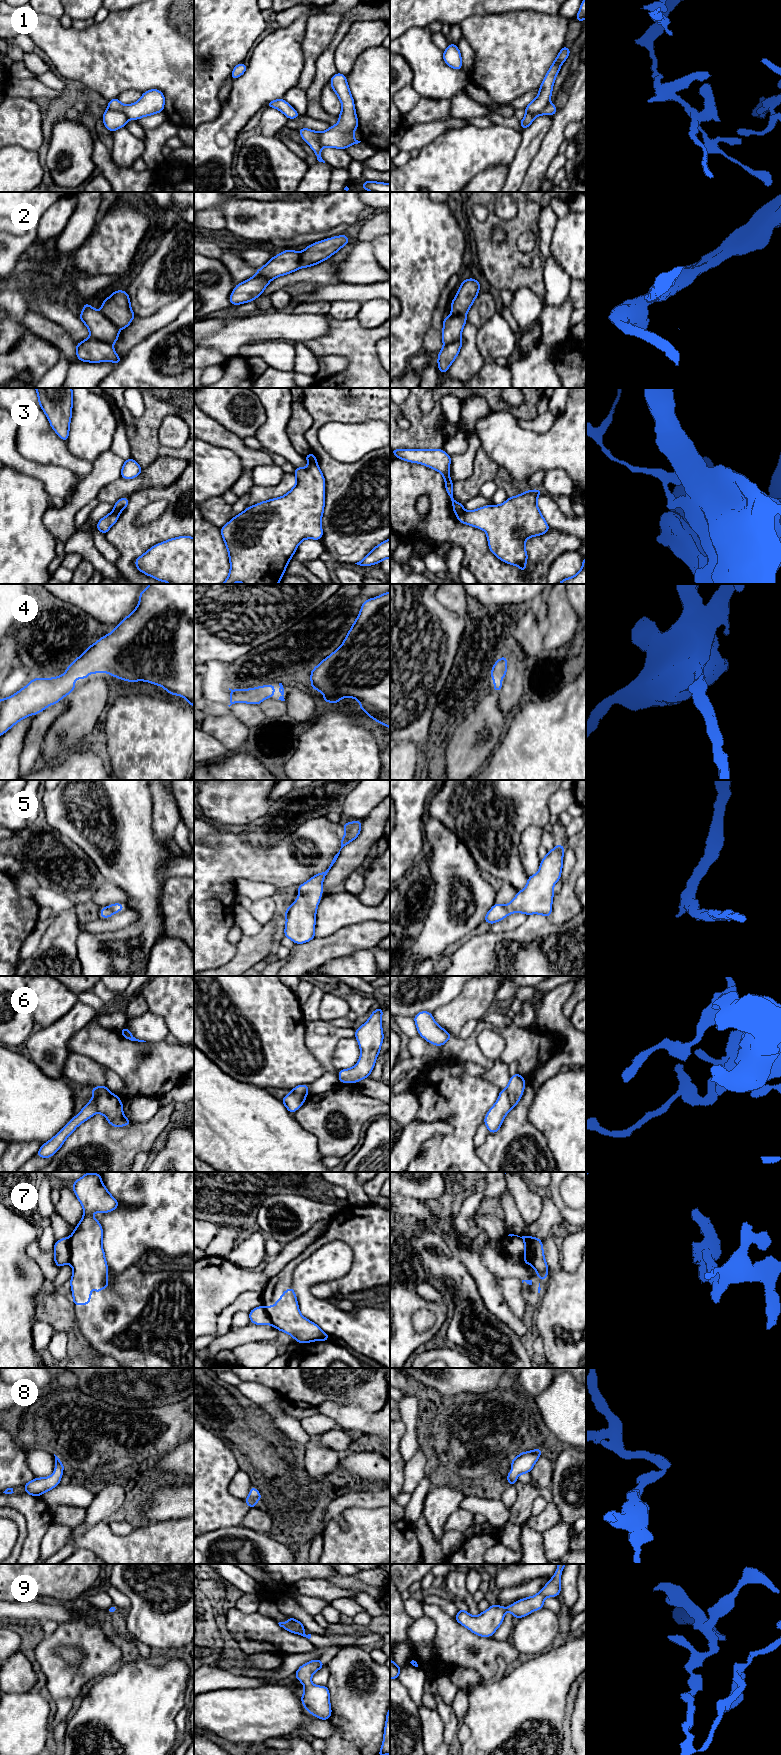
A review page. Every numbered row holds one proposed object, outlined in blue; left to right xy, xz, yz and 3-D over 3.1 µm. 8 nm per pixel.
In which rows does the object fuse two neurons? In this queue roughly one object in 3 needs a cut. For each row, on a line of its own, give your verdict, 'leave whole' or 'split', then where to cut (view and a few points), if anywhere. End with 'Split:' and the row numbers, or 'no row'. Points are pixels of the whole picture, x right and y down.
1: leave whole | no cut
2: leave whole | no cut
3: split | yz (463, 510), (456, 513)
4: leave whole | no cut
5: leave whole | no cut
6: split | xy (106, 1089), (97, 1098), (97, 1111)
7: split | yz (529, 1236), (529, 1257), (532, 1263)
8: leave whole | no cut
9: leave whole | no cut
Split: 3, 6, 7

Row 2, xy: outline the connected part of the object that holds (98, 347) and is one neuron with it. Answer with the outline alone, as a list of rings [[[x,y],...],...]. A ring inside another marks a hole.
[[[114,291],[102,301],[102,311],[84,303],[78,317],[89,329],[90,336],[76,344],[77,359],[83,362],[113,362],[119,364],[121,358],[116,354],[113,343],[118,341],[119,330],[127,328],[134,317],[130,297],[126,291]]]

